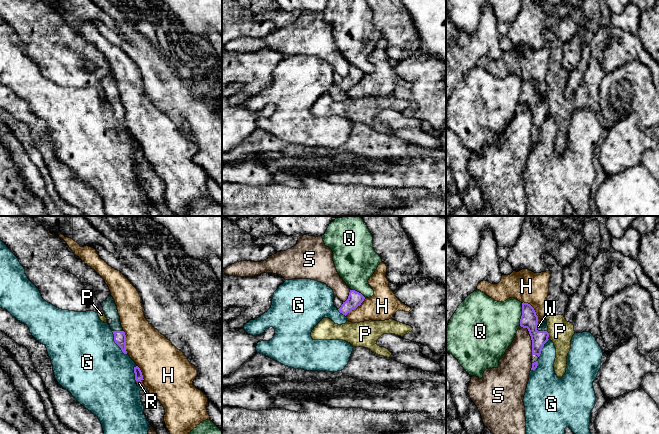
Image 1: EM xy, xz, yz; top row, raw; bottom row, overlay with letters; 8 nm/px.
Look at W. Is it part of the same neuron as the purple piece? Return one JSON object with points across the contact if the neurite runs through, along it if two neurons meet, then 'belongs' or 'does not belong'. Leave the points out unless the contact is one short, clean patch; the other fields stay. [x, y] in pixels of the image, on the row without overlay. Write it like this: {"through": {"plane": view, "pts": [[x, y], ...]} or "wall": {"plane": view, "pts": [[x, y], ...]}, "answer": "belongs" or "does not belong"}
{"answer": "belongs"}

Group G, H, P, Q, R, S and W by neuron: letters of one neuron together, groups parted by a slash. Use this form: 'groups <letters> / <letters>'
groups G / H / P / Q / R W / S

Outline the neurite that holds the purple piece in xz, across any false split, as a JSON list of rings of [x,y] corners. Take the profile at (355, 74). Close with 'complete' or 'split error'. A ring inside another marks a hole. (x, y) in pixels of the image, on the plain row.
[[[350,66],[348,75],[345,78],[341,77],[336,72],[334,72],[333,78],[339,88],[346,92],[352,86],[360,82],[364,75],[365,73],[361,69],[355,66]]]; split error

